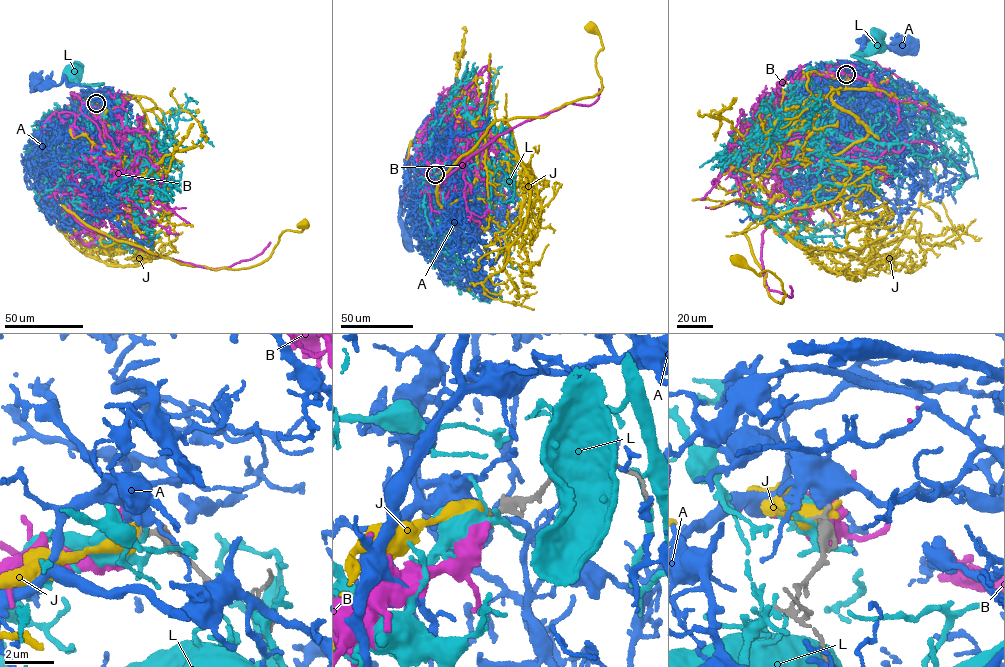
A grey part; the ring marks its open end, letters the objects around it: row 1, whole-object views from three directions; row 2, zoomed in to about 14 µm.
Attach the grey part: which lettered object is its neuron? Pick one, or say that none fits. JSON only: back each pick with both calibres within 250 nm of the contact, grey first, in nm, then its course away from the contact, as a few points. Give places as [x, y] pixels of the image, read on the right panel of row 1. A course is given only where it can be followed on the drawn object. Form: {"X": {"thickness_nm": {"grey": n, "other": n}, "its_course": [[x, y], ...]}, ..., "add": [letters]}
{"add": []}

